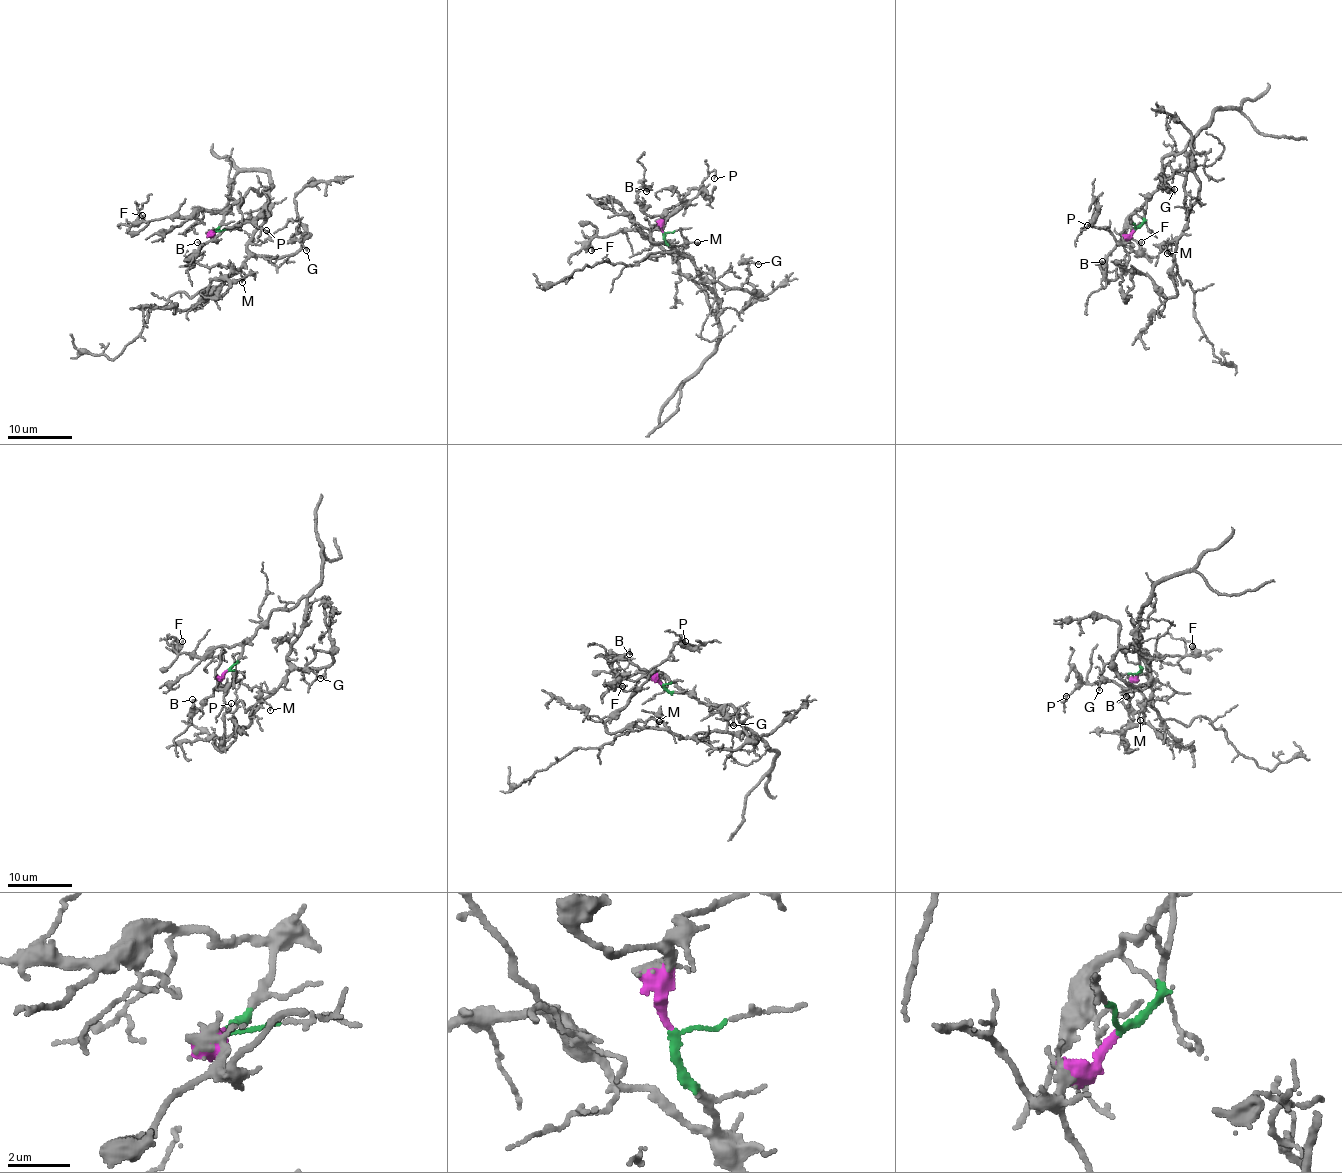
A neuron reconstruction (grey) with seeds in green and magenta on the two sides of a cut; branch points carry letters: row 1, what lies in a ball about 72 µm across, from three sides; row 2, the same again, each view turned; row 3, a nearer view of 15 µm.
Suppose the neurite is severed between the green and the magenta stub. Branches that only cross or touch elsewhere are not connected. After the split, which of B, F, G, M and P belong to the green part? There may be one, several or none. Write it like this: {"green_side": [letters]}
{"green_side": ["F", "G", "M"]}

